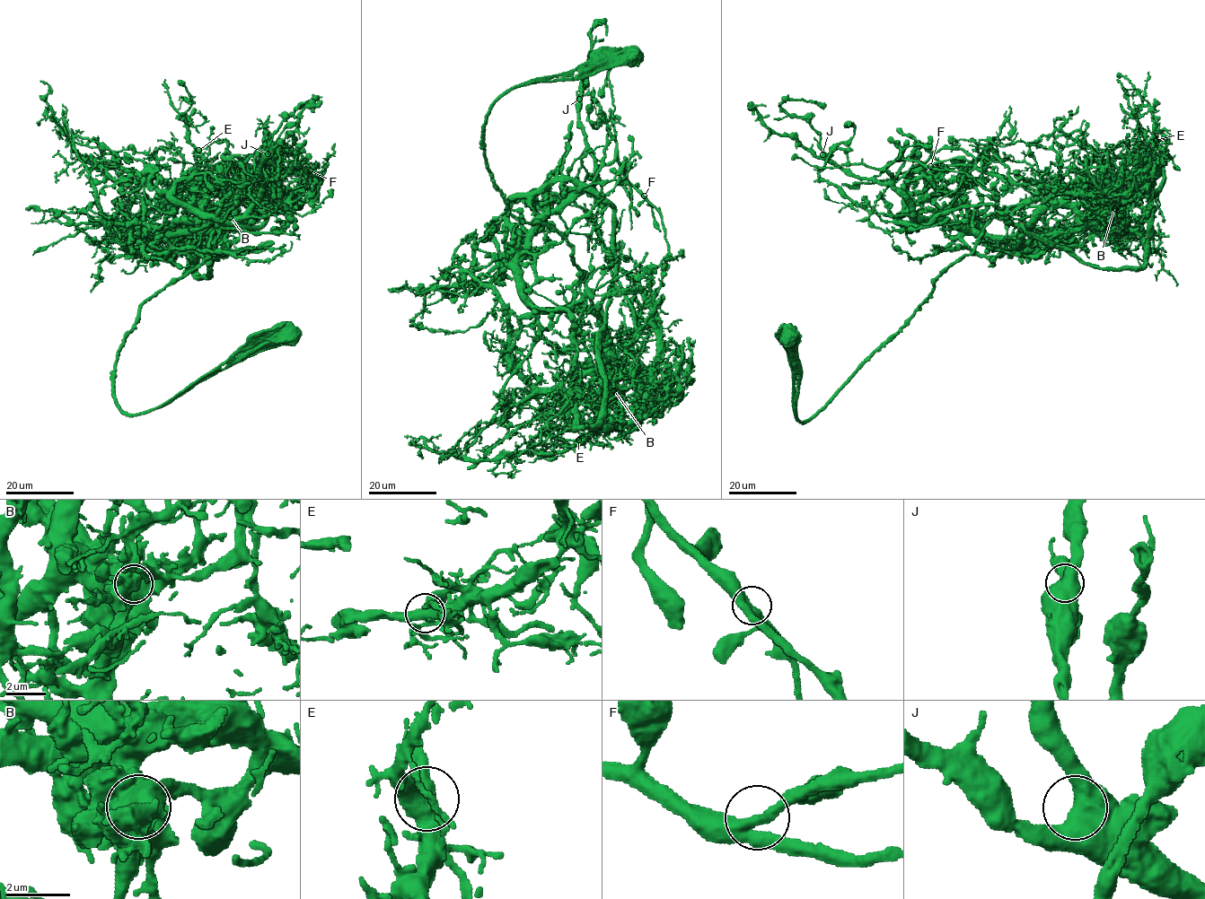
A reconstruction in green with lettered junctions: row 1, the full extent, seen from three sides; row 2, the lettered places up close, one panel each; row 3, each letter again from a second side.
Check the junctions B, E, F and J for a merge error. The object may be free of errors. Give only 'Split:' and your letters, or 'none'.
Split: B

